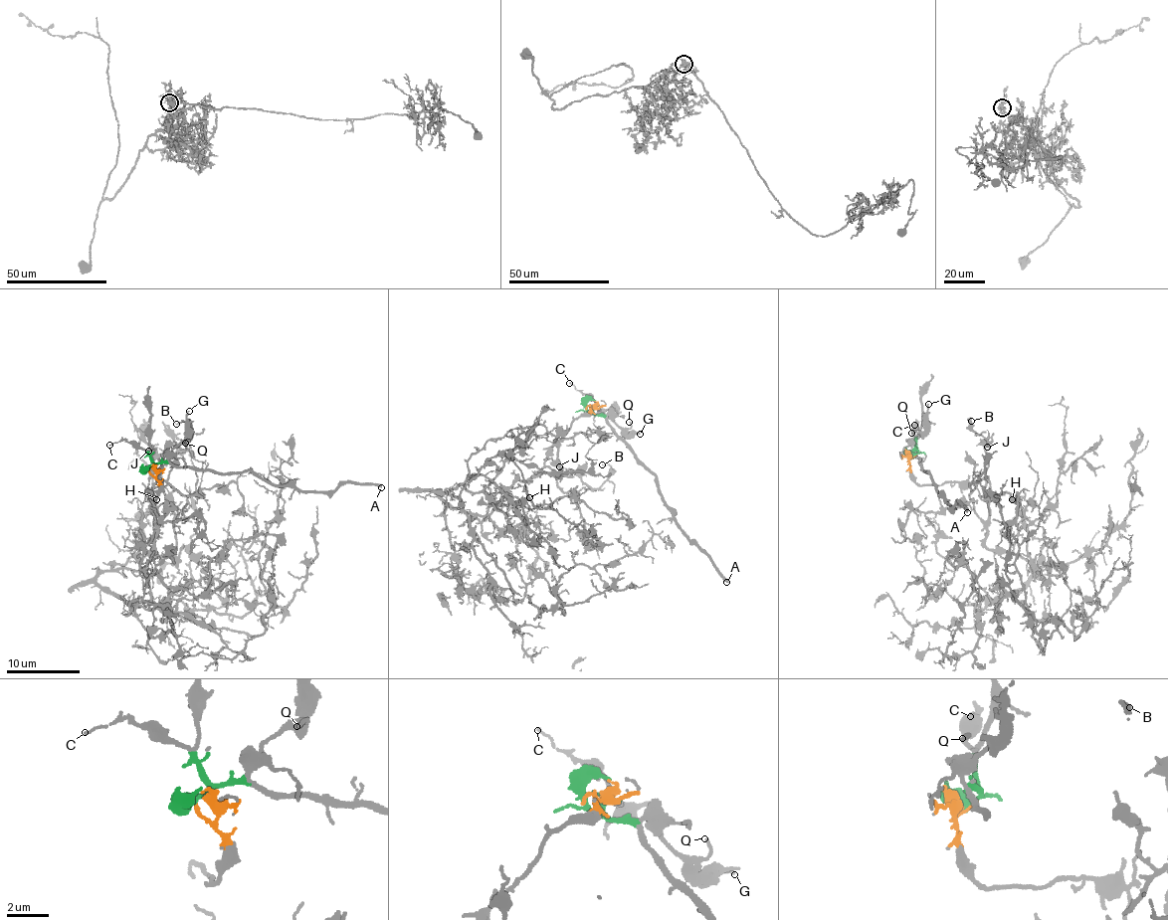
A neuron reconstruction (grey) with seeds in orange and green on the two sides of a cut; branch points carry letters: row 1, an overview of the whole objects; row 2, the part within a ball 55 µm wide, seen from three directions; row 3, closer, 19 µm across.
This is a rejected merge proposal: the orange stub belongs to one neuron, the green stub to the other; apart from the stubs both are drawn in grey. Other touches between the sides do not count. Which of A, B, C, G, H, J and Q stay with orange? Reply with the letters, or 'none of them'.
B, H, J

